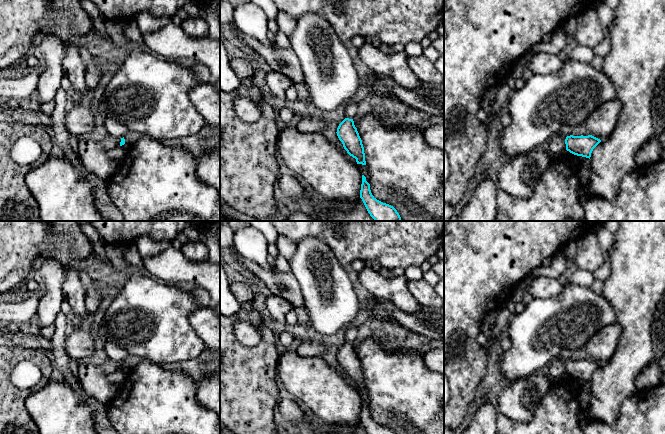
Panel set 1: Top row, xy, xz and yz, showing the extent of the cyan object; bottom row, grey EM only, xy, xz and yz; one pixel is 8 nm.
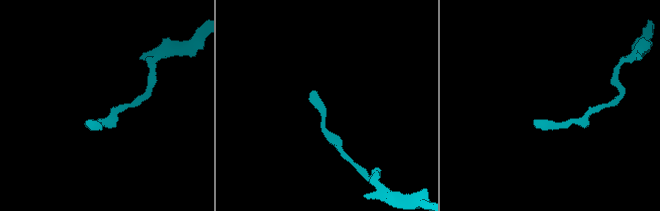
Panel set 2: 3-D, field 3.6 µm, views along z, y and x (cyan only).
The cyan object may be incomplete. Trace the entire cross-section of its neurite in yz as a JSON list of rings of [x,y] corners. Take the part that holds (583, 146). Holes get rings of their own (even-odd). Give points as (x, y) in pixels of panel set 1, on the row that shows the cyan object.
[[[588,135],[588,136],[567,136],[565,139],[566,150],[570,153],[589,158],[593,149],[601,142],[600,139]]]

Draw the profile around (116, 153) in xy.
[[[117,146],[111,150],[108,150],[108,156],[112,159],[112,160],[119,160],[122,155],[123,155],[124,150],[122,149],[121,146]]]

